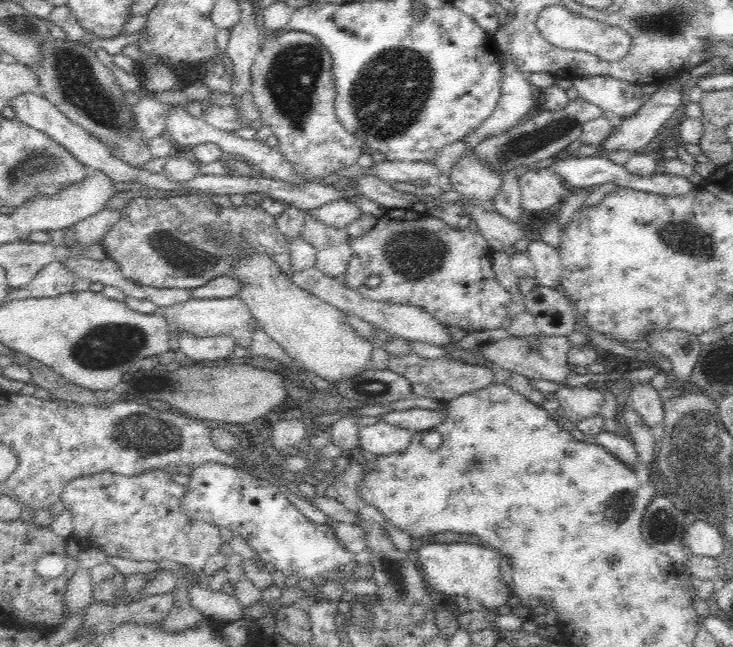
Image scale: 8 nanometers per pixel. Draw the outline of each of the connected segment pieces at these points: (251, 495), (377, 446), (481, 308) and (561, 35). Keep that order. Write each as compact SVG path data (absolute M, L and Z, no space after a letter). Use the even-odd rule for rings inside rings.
M204 462L194 466L191 471L190 484L184 486L184 499L180 504L184 516L196 519L212 526L224 526L232 533L241 536L249 544L255 554L267 564L272 564L275 570L280 570L286 577L296 576L298 579L318 581L330 570L348 564L354 559L354 554L346 550L335 536L333 524L314 524L308 520L299 508L296 508L283 490L275 487L270 481L251 475L246 470L238 470L217 462Z
M381 421L373 426L360 428L358 434L360 449L376 456L388 456L408 448L413 432Z
M392 208L387 209L366 234L356 238L350 238L349 245L351 248L351 259L348 263L347 271L343 276L344 283L350 290L358 291L364 298L393 305L407 304L418 306L428 312L428 314L431 314L438 322L446 325L446 327L458 327L458 329L470 331L470 333L502 328L502 322L504 322L507 317L511 294L496 280L491 261L491 256L494 251L489 247L487 240L484 240L484 237L478 231L472 231L469 227L462 229L450 228L443 220L435 216L430 216L427 213L416 212L410 208ZM370 276L380 276L382 279L381 283L375 288L369 288L366 286L366 280L368 280Z
M559 5L544 8L543 12L540 12L536 26L550 44L569 52L593 54L600 58L600 61L618 62L622 60L628 54L631 45L630 35L619 26L610 26L597 20L582 17Z

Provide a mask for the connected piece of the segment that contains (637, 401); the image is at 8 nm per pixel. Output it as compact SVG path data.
M650 383L632 385L628 405L651 429L663 424L665 401Z

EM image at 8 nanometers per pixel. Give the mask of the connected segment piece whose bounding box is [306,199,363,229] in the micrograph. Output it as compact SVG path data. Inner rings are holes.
M344 199L328 202L306 211L310 211L320 223L337 229L345 229L363 213L356 203Z

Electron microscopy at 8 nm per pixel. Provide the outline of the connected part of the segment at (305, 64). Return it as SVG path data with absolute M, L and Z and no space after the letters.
M296 30L266 37L250 67L249 90L264 124L270 126L278 139L280 153L292 164L299 177L310 181L333 175L337 170L356 164L358 157L366 150L365 143L349 133L335 115L336 85L332 70L333 62L328 49L315 36Z

